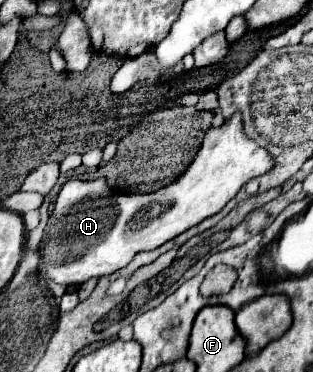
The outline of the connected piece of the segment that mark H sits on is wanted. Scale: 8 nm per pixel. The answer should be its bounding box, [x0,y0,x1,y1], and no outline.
[38,113,274,285]

